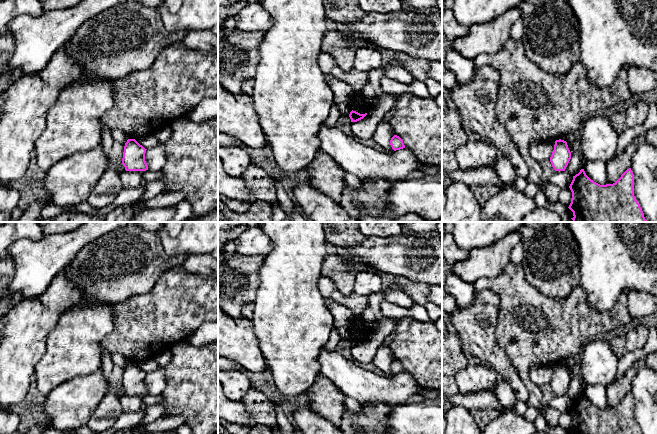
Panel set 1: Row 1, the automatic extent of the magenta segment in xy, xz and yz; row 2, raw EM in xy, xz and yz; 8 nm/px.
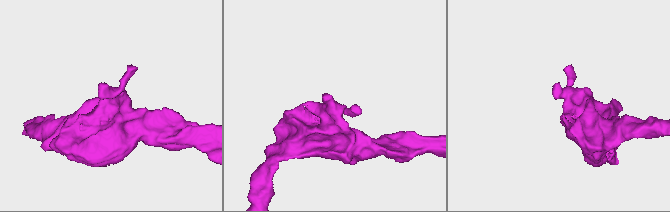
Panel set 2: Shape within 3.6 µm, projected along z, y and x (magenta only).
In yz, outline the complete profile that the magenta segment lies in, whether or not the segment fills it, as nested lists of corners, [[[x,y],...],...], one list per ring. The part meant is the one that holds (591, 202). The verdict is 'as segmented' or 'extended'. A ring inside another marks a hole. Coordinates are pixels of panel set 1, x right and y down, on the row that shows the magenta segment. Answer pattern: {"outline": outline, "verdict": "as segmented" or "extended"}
{"outline": [[[581,169],[569,186],[573,222],[647,222],[634,196],[634,174],[627,169],[613,184],[600,185]]], "verdict": "as segmented"}

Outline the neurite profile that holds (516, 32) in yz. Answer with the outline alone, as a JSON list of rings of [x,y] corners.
[[[517,21],[510,29],[510,37],[521,41],[523,37],[523,21]]]

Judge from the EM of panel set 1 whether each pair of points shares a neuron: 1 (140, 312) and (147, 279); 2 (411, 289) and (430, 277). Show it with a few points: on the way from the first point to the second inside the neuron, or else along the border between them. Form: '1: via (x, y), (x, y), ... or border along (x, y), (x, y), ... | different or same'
1: border along (160, 276), (148, 292), (131, 295), (122, 302) | different
2: border along (398, 277), (406, 277), (426, 283), (429, 286) | different

